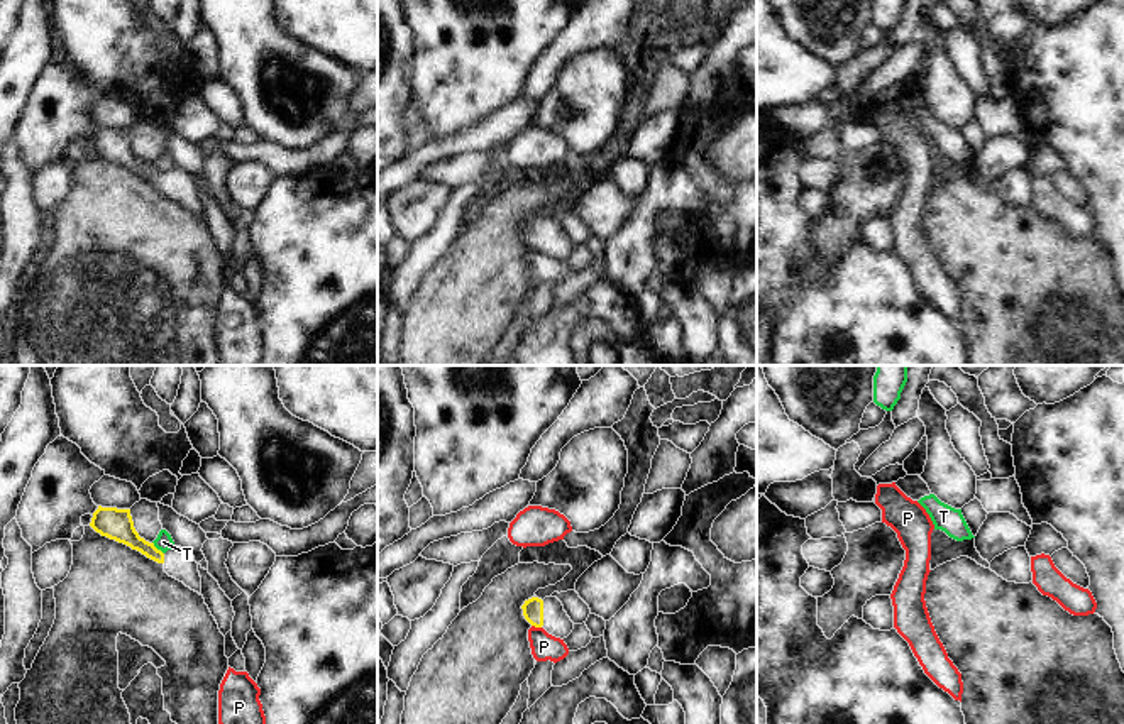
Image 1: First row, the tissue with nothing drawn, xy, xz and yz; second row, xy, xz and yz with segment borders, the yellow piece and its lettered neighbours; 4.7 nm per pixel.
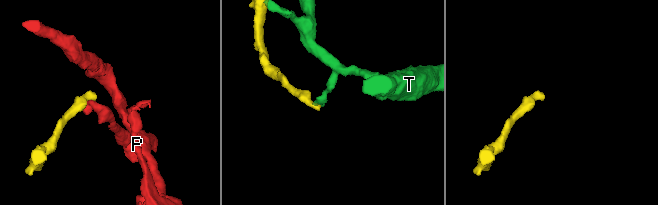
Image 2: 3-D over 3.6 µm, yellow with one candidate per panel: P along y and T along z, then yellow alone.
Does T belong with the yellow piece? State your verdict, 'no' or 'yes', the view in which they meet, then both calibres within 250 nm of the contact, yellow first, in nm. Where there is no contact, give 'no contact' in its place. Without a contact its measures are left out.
no; meets yellow in xy; 150 nm thick on the yellow side, 80 nm on the other

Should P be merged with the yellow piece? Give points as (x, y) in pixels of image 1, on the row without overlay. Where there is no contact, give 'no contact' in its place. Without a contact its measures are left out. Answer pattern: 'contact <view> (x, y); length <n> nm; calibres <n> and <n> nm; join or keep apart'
contact xz (537, 247); length 50 nm; calibres 100 and 130 nm; keep apart

